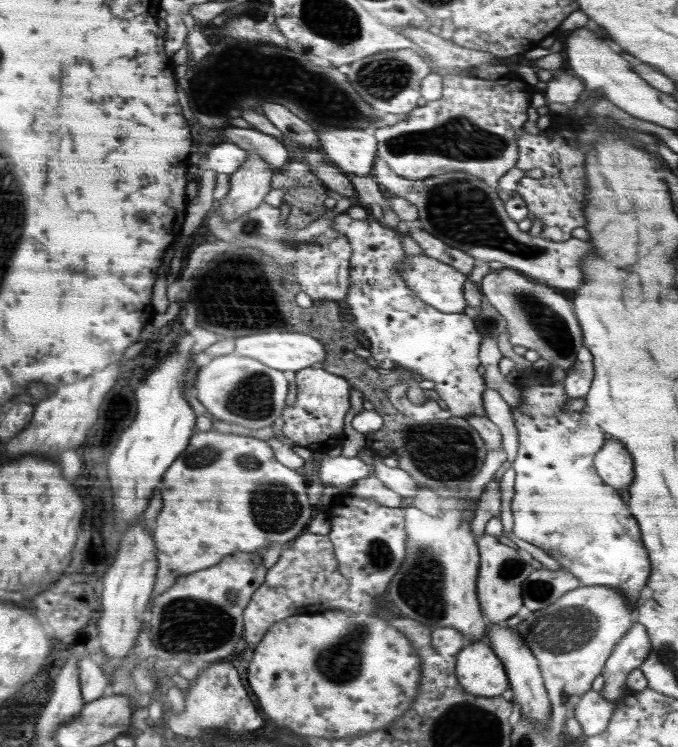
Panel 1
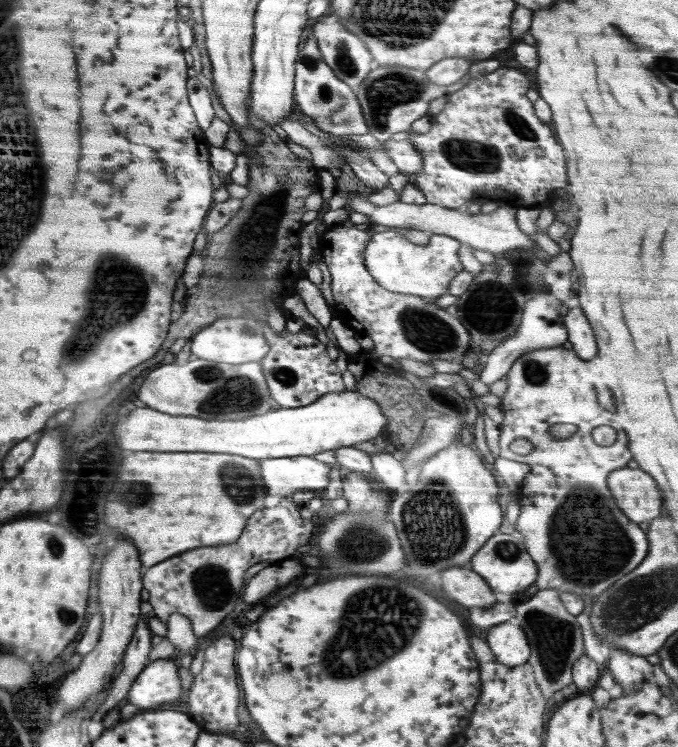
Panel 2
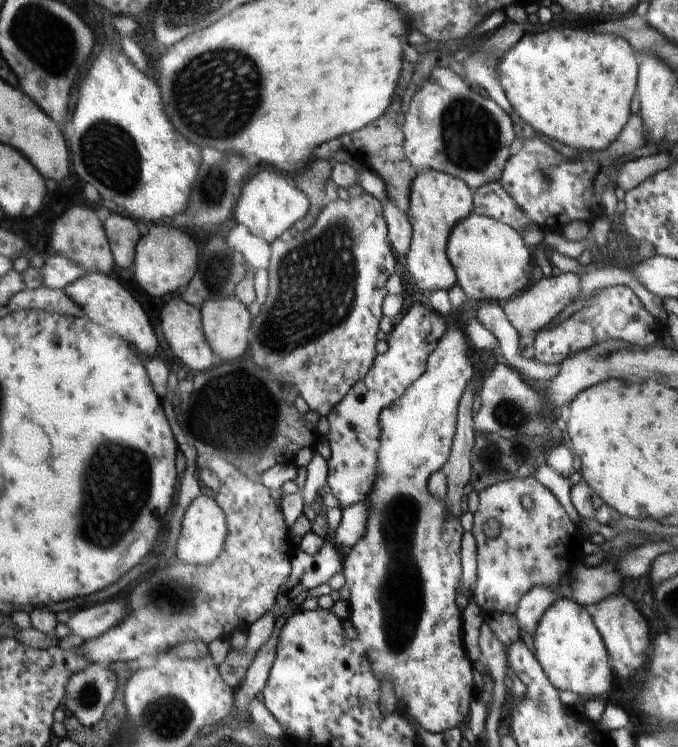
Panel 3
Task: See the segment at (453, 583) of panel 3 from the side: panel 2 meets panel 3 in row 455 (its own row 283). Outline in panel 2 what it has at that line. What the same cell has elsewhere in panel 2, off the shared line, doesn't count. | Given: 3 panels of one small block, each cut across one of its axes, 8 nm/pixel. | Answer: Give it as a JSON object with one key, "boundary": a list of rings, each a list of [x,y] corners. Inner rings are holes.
{"boundary":[[[389,228],[376,233],[364,248],[364,265],[374,280],[390,292],[414,295],[432,299],[442,309],[456,305],[458,297],[448,294],[450,282],[460,270],[462,263],[458,260],[460,242],[444,234],[430,235],[426,245],[412,244],[400,230]]]}

